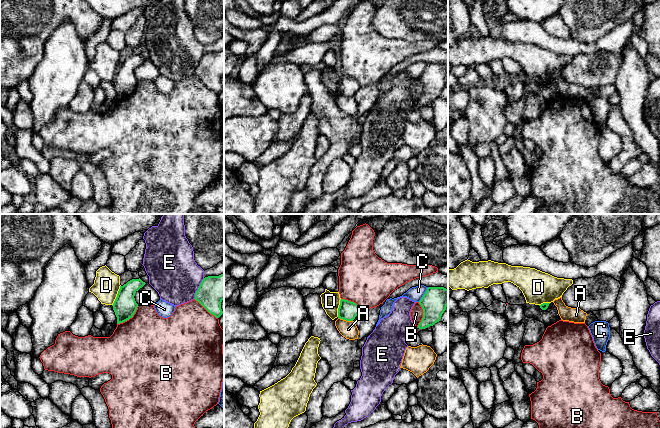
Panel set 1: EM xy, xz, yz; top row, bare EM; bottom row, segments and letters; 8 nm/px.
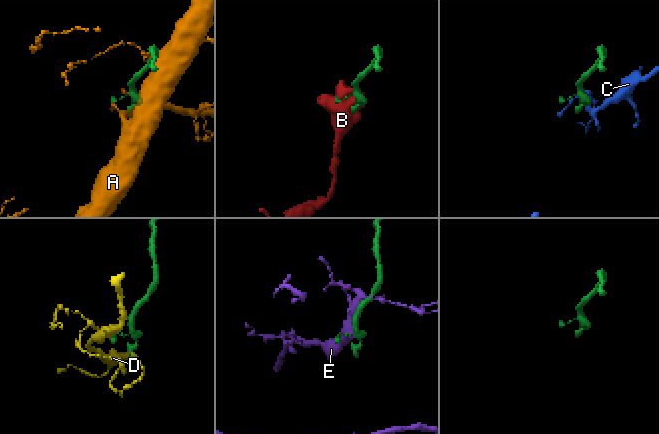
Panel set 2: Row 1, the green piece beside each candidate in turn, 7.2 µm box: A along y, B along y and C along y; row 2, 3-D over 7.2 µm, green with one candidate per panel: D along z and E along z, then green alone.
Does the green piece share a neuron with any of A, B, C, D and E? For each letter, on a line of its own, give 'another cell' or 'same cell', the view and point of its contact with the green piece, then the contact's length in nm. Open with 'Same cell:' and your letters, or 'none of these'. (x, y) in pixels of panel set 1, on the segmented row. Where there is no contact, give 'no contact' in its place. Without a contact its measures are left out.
Same cell: none of these
A: another cell; contact xz (345, 319); length 120 nm
B: another cell; contact xy (129, 318); length 220 nm
C: another cell; contact xz (424, 294); length 150 nm
D: another cell; contact xy (117, 295); length 180 nm
E: another cell; contact xy (198, 288); length 190 nm

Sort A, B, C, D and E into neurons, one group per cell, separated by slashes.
A / B / C / D / E

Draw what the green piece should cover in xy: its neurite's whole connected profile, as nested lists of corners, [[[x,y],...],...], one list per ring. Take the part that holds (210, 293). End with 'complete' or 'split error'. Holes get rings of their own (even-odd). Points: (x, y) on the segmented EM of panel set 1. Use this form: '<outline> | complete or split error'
[[[224,273],[219,276],[205,277],[196,291],[194,299],[210,314],[219,318],[223,314],[221,302],[224,300]]] | complete

